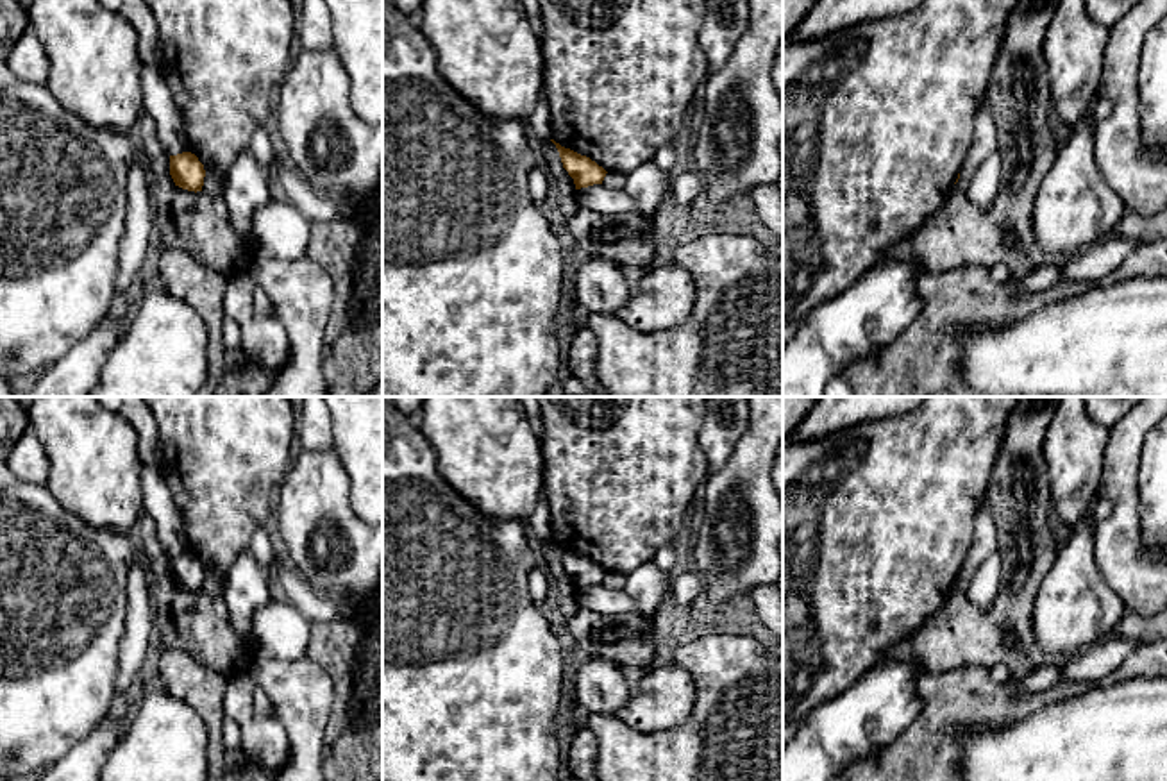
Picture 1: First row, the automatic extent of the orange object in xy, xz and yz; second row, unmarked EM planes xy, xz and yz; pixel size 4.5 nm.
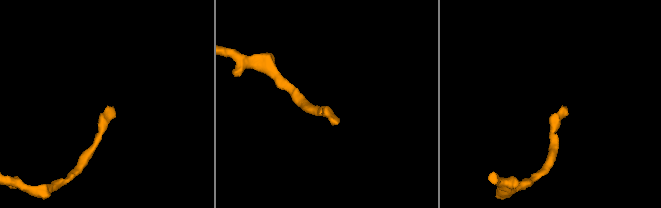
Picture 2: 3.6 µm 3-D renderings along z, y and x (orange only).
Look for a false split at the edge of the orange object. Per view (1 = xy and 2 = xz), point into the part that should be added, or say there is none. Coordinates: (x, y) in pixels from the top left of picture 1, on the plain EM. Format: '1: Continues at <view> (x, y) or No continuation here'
1: No continuation here
2: No continuation here

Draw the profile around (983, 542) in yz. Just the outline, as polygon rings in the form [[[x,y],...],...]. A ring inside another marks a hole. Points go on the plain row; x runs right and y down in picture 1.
[[[983,504],[974,515],[974,536],[960,570],[960,579],[954,584],[954,592],[965,593],[974,572],[992,552],[997,552],[997,527],[988,508]]]

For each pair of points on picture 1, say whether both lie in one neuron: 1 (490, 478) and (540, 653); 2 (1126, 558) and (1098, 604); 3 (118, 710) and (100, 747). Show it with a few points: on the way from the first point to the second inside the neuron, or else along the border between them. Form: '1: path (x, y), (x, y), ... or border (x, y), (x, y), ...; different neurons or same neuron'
1: border (463, 499), (486, 515), (515, 519), (522, 524); different neurons
2: border (1092, 545), (1099, 574), (1126, 606); different neurons
3: border (129, 713), (117, 721), (104, 717); different neurons

